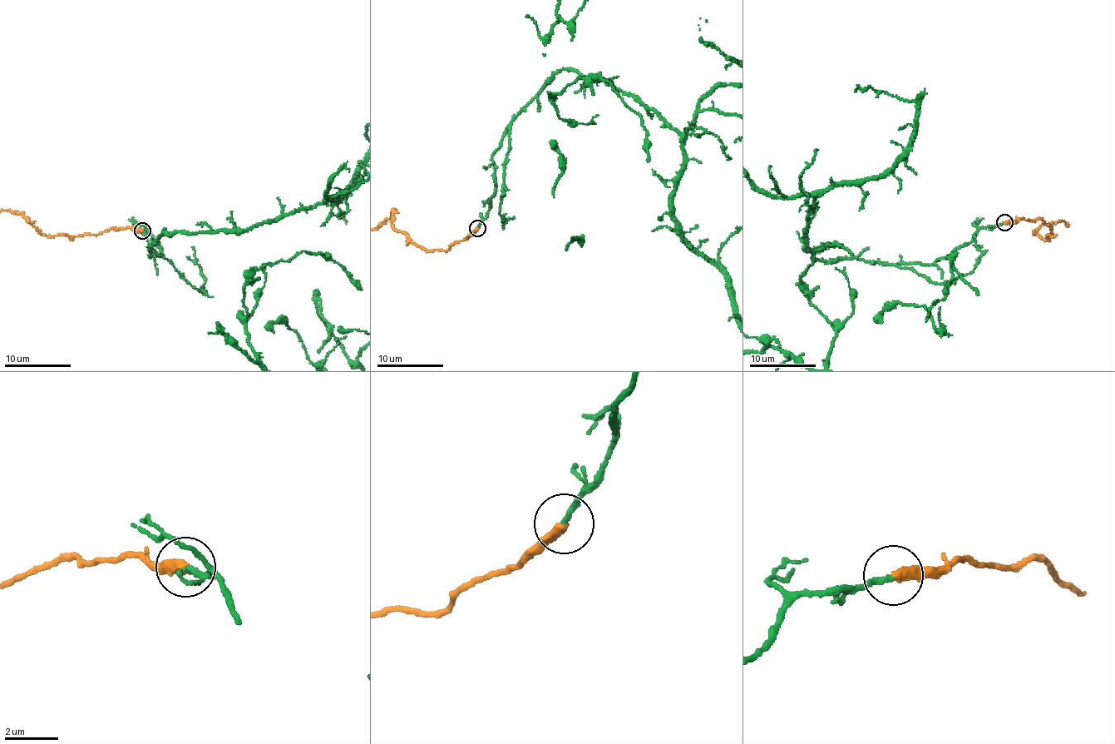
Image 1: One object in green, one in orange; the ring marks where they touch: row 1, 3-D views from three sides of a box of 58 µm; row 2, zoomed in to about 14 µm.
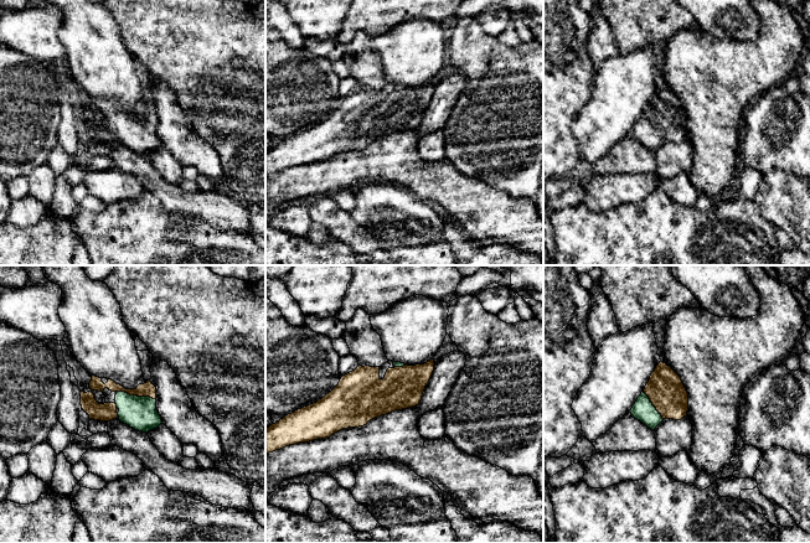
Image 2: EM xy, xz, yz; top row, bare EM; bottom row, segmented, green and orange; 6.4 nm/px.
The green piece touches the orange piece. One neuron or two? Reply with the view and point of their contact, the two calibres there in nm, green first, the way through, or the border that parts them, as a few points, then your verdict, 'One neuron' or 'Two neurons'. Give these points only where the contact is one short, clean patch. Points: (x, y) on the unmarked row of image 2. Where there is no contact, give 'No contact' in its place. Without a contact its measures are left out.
Touches green at xy (137, 118). Thickness 220 nm (green) against 100 nm. Path across: xy (139, 135), (137, 118), (148, 112). One neuron

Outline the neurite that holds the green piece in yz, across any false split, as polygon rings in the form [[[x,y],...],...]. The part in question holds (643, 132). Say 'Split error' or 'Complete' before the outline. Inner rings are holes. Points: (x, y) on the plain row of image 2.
Split error. [[[660,83],[630,135],[654,152],[664,141],[681,143],[687,133],[688,115],[681,99]]]

